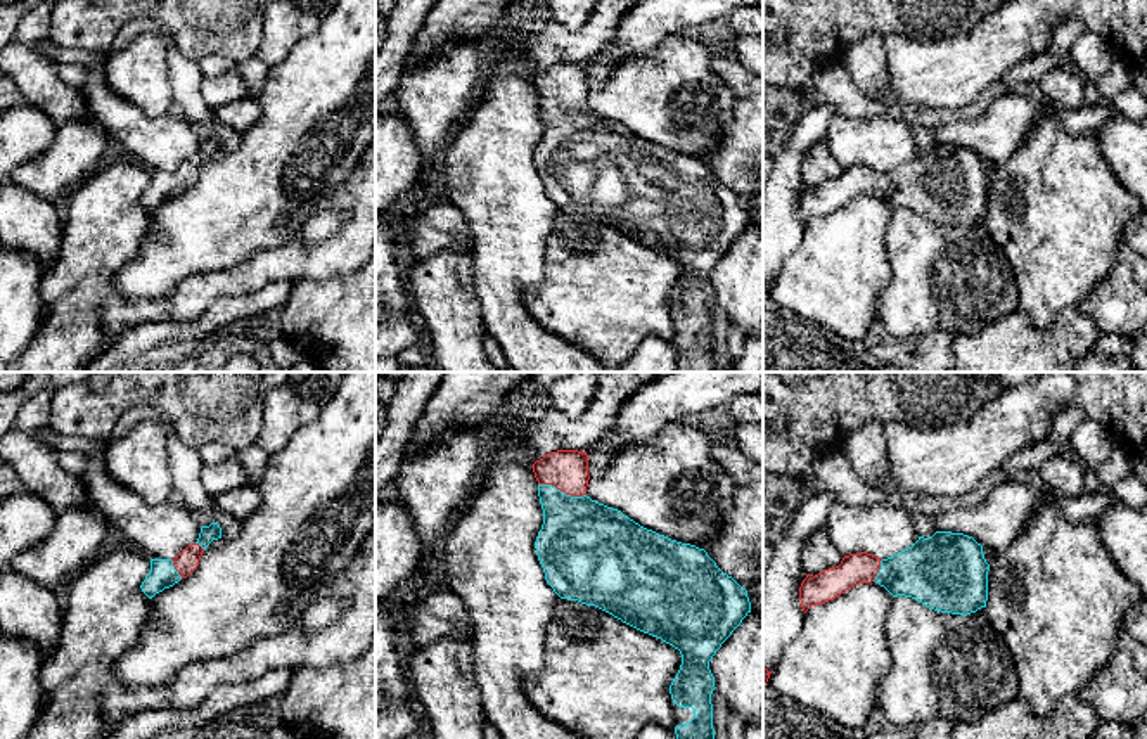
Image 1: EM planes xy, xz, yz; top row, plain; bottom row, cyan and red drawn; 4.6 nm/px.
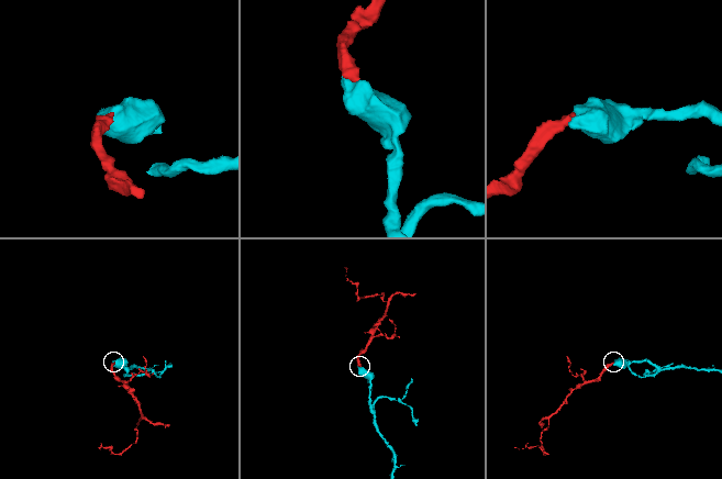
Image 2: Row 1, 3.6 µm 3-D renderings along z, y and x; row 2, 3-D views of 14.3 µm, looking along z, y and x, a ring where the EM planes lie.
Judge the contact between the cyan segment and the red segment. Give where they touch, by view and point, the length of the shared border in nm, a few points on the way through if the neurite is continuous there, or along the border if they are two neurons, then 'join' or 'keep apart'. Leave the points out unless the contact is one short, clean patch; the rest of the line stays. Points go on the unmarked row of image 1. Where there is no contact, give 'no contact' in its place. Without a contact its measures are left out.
meets cyan in xz at (563, 104); contact 240 nm long; runs through xz (582, 154), (568, 127), (563, 104), (563, 87), (566, 82); join

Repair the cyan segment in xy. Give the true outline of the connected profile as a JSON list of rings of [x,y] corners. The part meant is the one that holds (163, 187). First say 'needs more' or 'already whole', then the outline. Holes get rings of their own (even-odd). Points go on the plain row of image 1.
needs more; [[[211,135],[202,138],[197,154],[183,161],[175,171],[151,171],[151,183],[140,197],[142,204],[152,211],[187,190],[199,178],[206,159],[218,151],[221,151],[221,140],[218,135]]]

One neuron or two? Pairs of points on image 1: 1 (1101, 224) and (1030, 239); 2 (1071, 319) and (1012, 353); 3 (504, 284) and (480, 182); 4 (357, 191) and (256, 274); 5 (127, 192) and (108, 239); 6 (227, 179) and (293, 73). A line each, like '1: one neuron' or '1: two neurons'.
1: one neuron
2: one neuron
3: one neuron
4: one neuron
5: one neuron
6: one neuron

